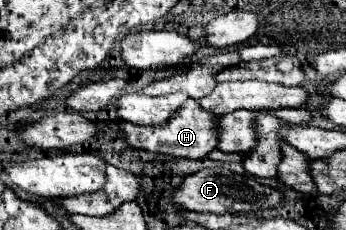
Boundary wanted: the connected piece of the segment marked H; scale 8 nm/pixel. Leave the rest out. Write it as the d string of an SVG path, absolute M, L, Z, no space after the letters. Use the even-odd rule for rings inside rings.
M187 98L173 116L165 124L159 126L137 126L129 124L125 120L119 120L119 132L123 140L135 148L135 150L147 150L147 152L157 152L157 154L169 154L175 158L193 158L193 160L203 160L211 150L217 146L217 132L213 132L213 120L215 116L211 112L205 112L203 108L197 108L197 102L193 98Z

